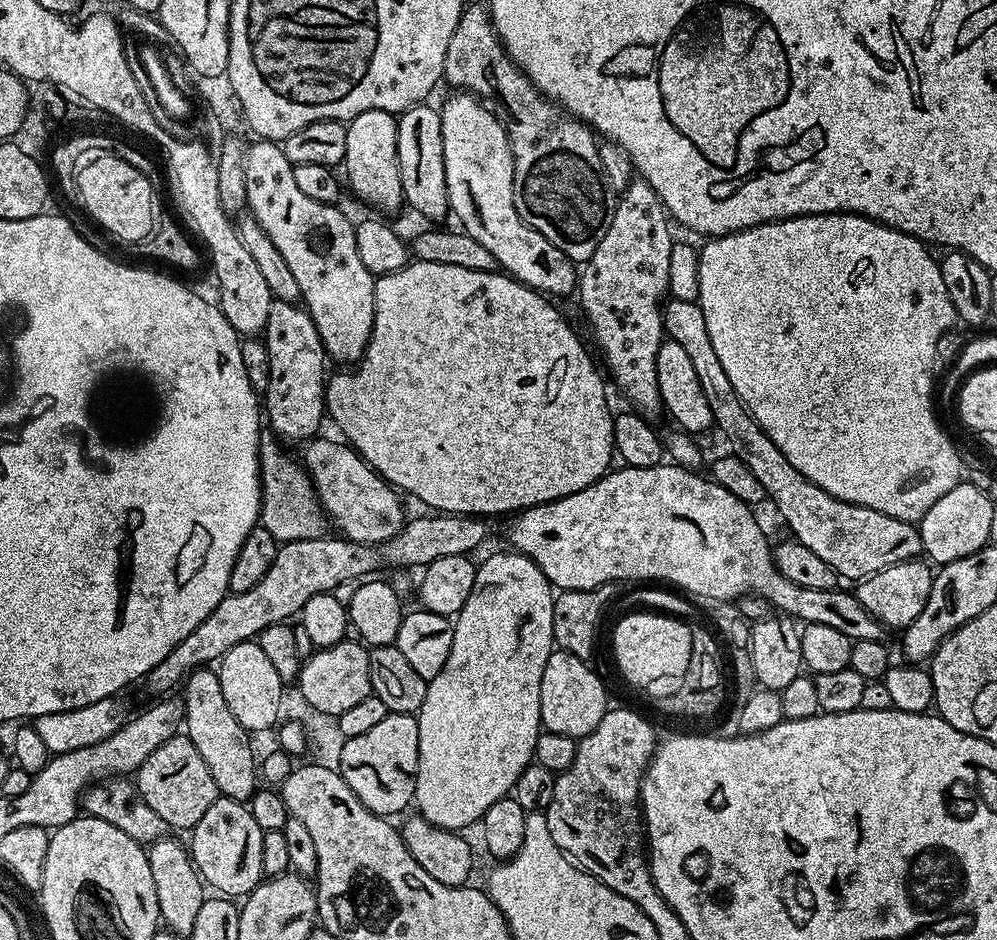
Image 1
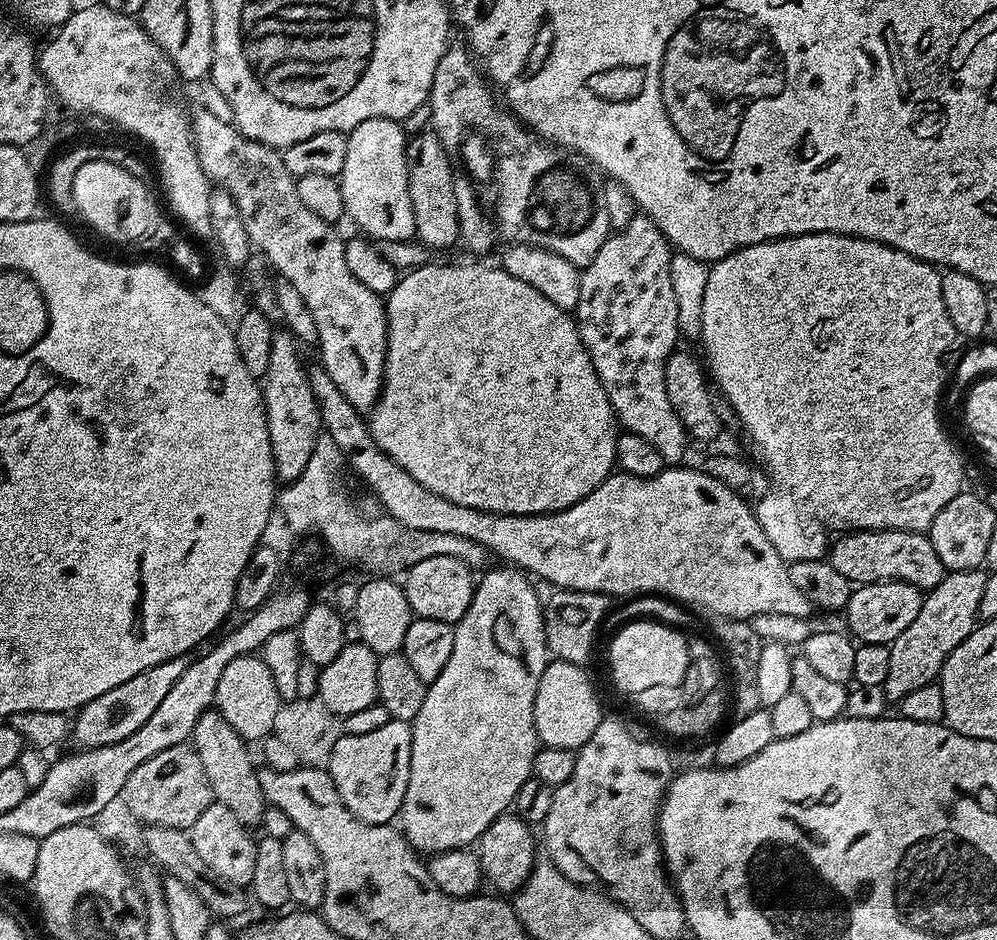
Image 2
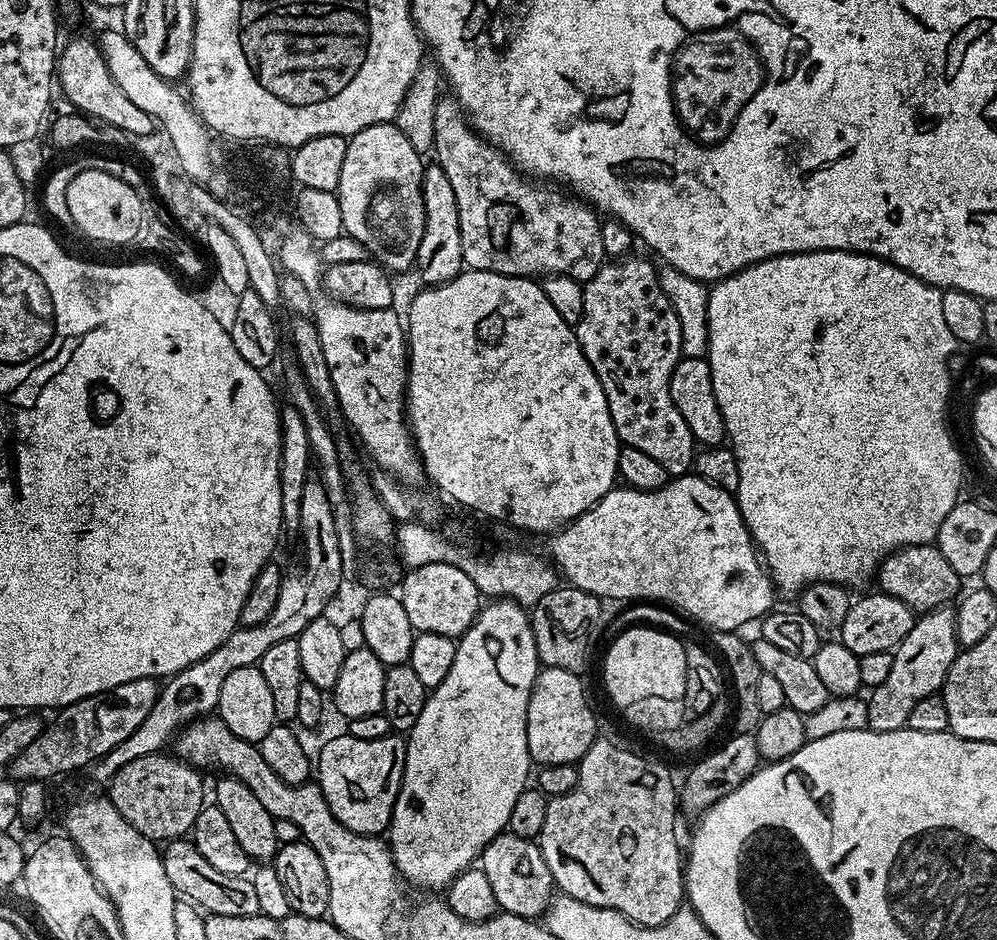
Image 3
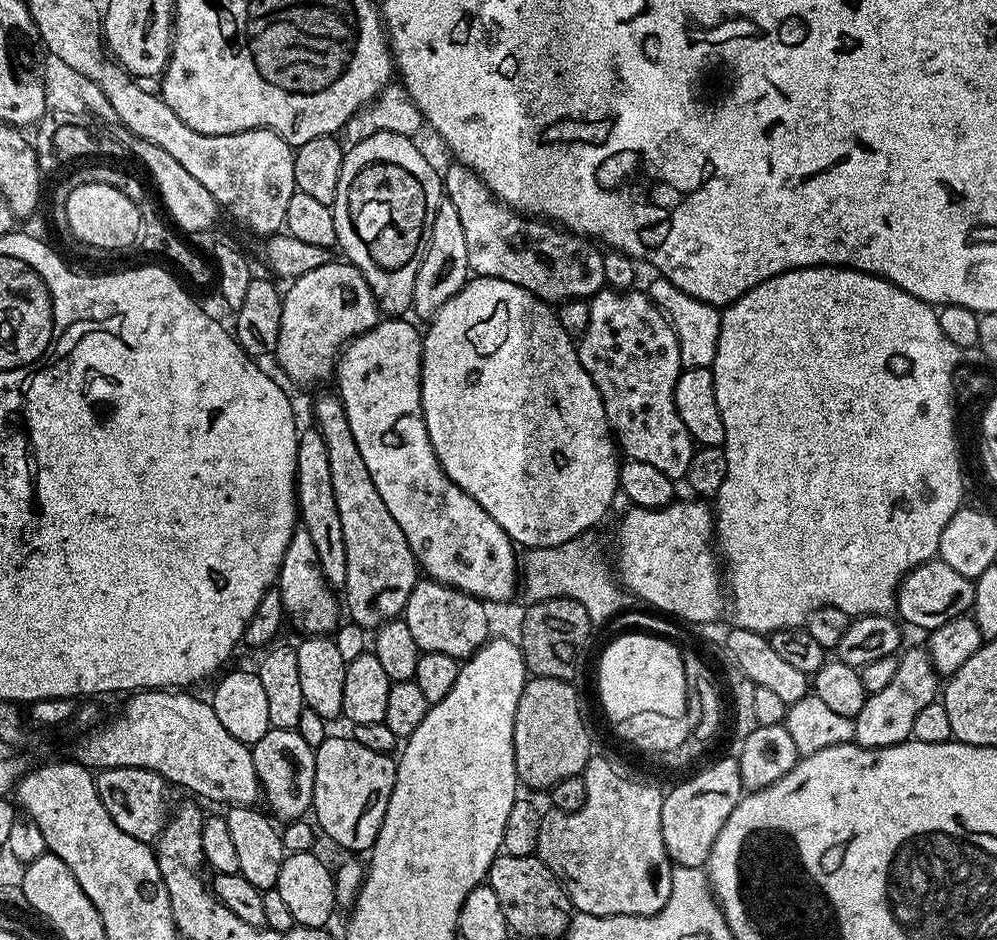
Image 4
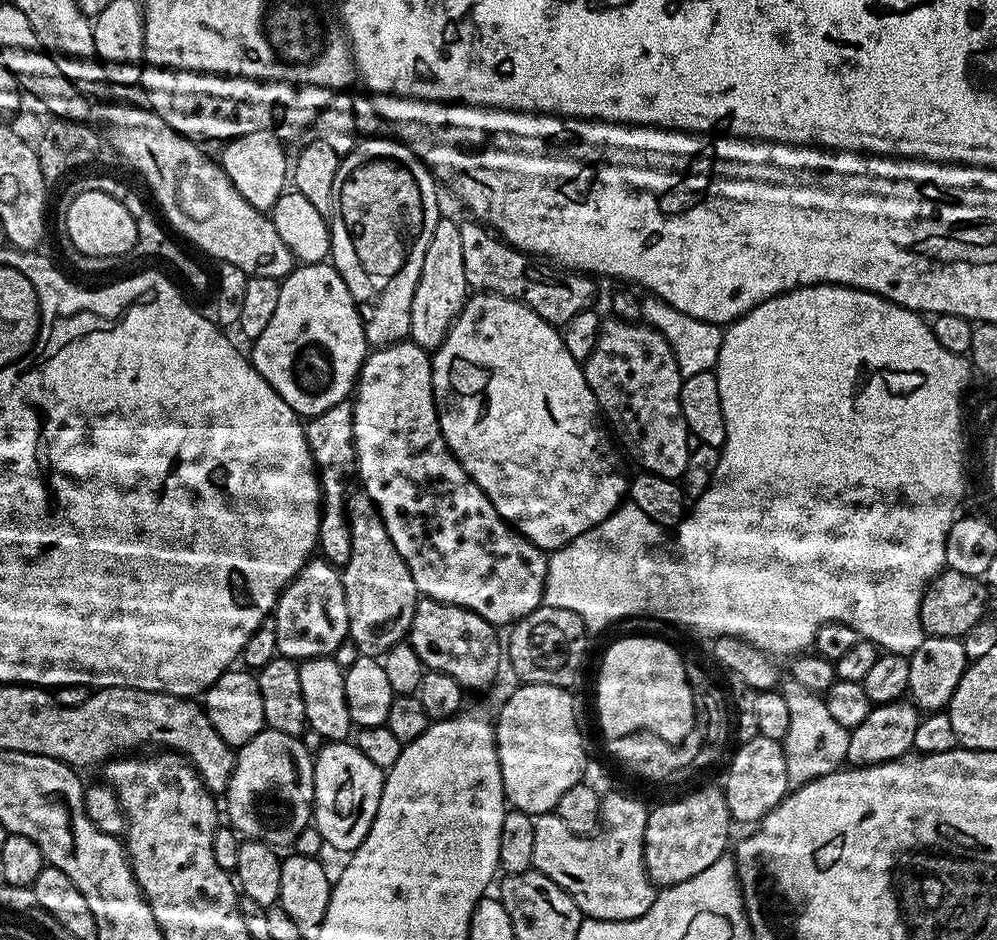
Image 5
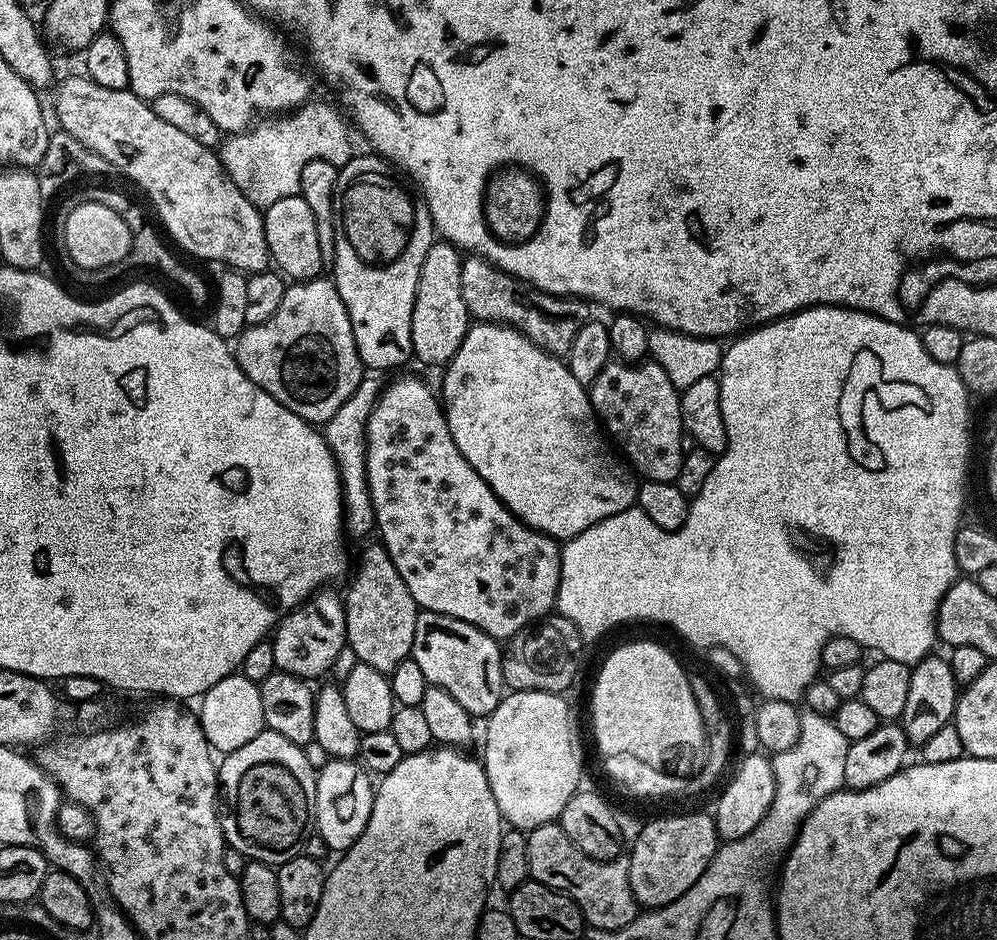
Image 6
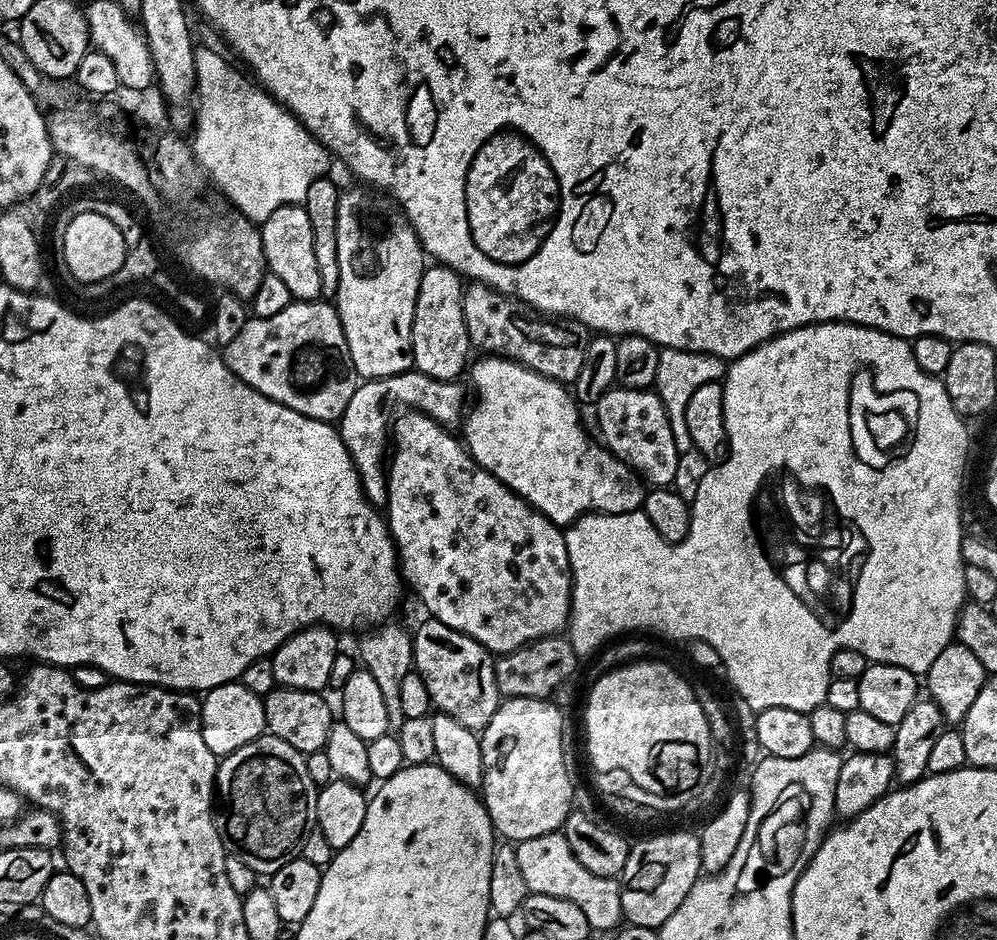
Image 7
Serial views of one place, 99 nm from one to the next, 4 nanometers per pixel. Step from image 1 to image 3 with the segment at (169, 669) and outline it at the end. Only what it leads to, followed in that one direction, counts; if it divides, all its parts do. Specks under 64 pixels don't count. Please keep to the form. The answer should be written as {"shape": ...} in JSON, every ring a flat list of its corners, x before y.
{"shape":[[138,678,134,682,122,682,110,690,67,704,53,715,56,717,52,724,50,720,42,734,38,734,38,738,34,738,26,750,13,757,11,777,18,782,48,782,50,778,91,767,97,760,110,754,118,742,126,742,126,738,130,738,130,734,134,734,134,730,146,722,146,714,154,710,160,690,161,685,155,679]]}

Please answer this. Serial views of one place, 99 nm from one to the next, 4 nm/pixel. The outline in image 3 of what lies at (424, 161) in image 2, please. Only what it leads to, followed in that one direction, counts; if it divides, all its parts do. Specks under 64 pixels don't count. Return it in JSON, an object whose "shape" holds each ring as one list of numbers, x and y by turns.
{"shape":[[432,162,425,167,422,192,426,226,422,230,414,268,420,271,421,285,444,284,465,271,466,265,462,258,462,230,458,230,458,202,454,198,454,189,450,187,450,178,446,178,446,170,442,170,440,164]]}

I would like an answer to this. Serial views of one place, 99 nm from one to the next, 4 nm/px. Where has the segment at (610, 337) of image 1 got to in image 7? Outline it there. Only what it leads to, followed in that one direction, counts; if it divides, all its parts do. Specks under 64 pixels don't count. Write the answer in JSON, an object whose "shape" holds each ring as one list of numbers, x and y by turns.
{"shape":[[613,386,594,405,596,412,596,424,600,427,599,439,608,451,626,466,630,466,633,472,648,486,671,486,674,482,674,470,678,470,678,458,680,453,674,446,674,435,670,426,670,418,667,417,662,398,655,390,649,389,626,389]]}

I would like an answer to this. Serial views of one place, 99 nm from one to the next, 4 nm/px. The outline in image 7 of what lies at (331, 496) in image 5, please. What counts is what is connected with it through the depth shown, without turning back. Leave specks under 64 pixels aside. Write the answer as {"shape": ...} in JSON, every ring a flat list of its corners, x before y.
{"shape":[[415,370,377,380,361,379,357,383,350,402,346,402,346,410,340,415,338,431,358,470,364,496,373,506,386,496,386,453,390,448,390,425,397,410,421,412,445,426,459,425,466,412,464,388,456,380,430,378]]}

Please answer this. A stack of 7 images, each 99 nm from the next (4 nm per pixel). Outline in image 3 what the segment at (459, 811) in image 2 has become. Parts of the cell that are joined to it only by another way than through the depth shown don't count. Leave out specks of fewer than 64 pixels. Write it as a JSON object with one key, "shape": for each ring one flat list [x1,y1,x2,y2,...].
{"shape":[[496,598,485,603,476,621,459,637,450,674,429,691,418,722,407,733,402,786,386,829,396,868,417,889,447,889,458,874,479,861,484,847,507,829,518,794,530,784,528,767,533,767,534,761,526,746,526,706,541,667,529,613,513,600]]}

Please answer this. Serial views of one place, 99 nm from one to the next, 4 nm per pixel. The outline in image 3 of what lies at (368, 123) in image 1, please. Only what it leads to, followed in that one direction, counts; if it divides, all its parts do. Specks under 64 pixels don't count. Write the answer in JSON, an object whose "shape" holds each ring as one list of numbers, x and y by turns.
{"shape":[[395,123,375,124,366,126,361,132,356,132,348,140,346,158,342,162,342,178,338,195,342,206,342,222,344,232,353,236,363,246,367,246,372,259,389,273,404,272,416,263,418,246,422,242,422,230,426,226,426,210,424,209,424,194,422,178,426,167,421,153,407,140,402,130]]}

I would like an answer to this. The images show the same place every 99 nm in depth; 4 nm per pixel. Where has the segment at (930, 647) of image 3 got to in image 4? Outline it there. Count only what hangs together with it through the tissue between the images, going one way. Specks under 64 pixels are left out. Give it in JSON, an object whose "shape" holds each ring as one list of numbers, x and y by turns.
{"shape":[[920,647,906,652,898,659,898,671,894,674,894,682,890,682,890,686,885,686,883,690,870,692,862,710,858,710,858,714,854,717,855,743,862,745,863,748,885,748,909,739,917,715,924,707,930,706,930,702,938,699,942,680,934,670,927,651]]}

